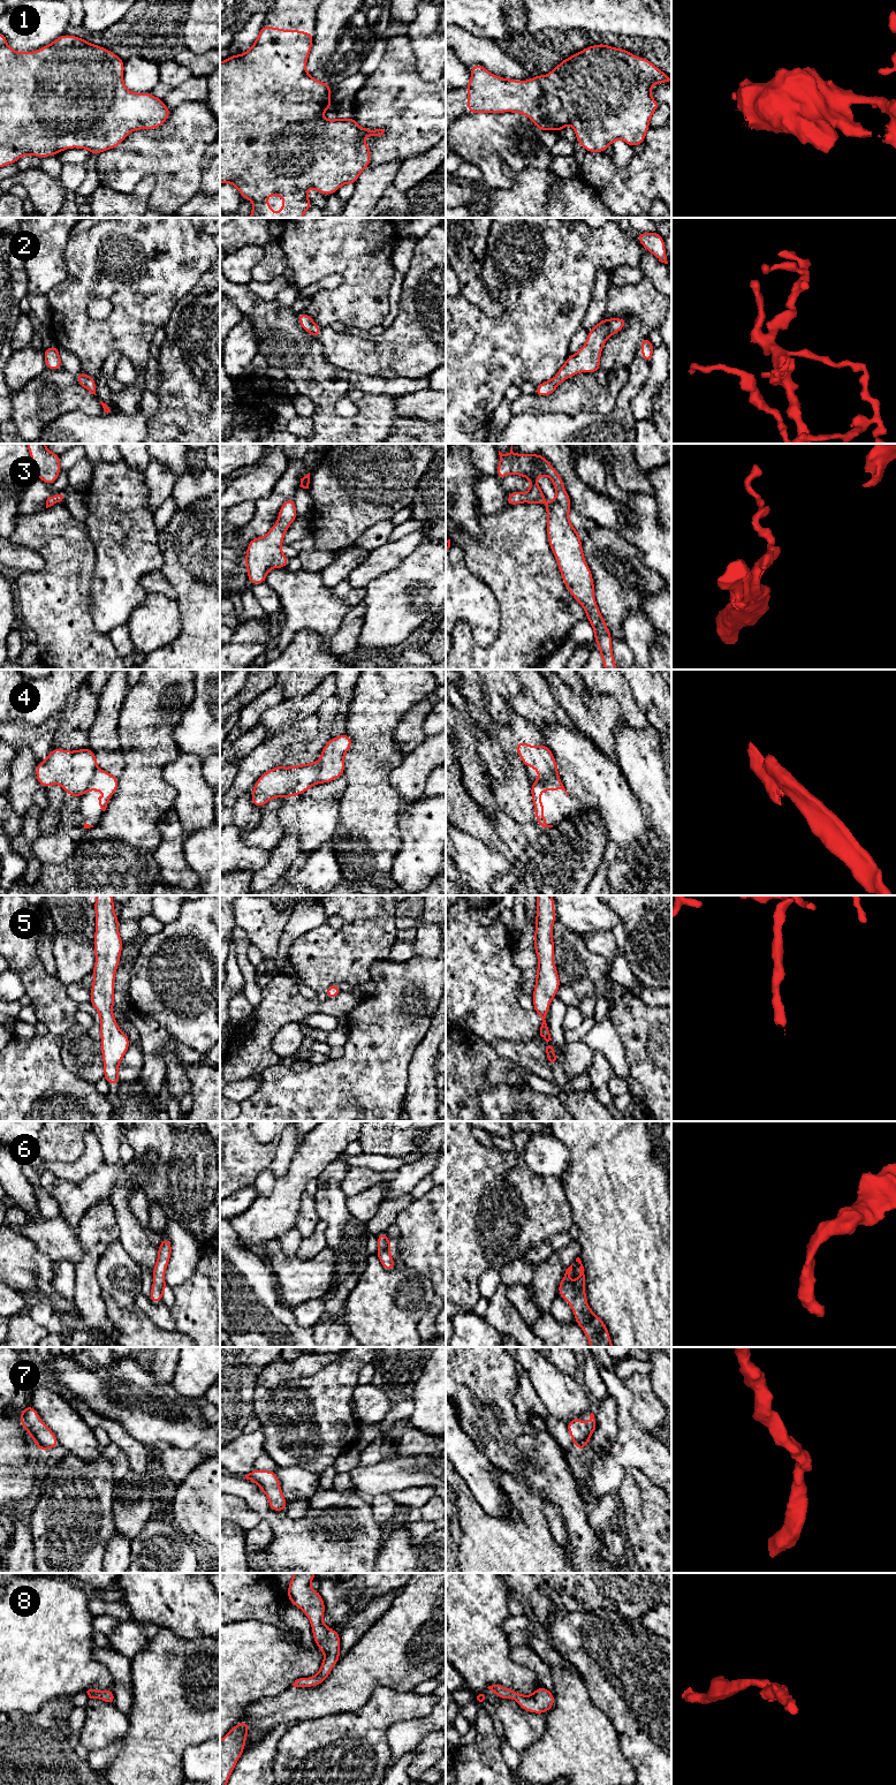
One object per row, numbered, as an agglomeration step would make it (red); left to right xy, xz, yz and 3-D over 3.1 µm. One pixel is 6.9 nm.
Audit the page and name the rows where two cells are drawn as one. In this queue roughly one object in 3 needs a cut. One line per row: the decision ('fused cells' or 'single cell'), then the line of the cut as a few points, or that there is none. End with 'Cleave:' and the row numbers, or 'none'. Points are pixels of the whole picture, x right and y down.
1: single cell | no cut
2: single cell | no cut
3: single cell | no cut
4: fused cells | xy (98, 769), (85, 791)
5: single cell | no cut
6: single cell | no cut
7: single cell | no cut
8: single cell | no cut
Cleave: 4

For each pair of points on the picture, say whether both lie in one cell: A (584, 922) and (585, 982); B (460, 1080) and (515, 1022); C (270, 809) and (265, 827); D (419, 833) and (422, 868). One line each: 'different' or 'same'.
A: different
B: different
C: same
D: same

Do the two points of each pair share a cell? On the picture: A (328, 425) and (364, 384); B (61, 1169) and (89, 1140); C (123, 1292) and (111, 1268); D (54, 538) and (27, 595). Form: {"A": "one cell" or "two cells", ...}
{"A": "two cells", "B": "one cell", "C": "one cell", "D": "one cell"}

